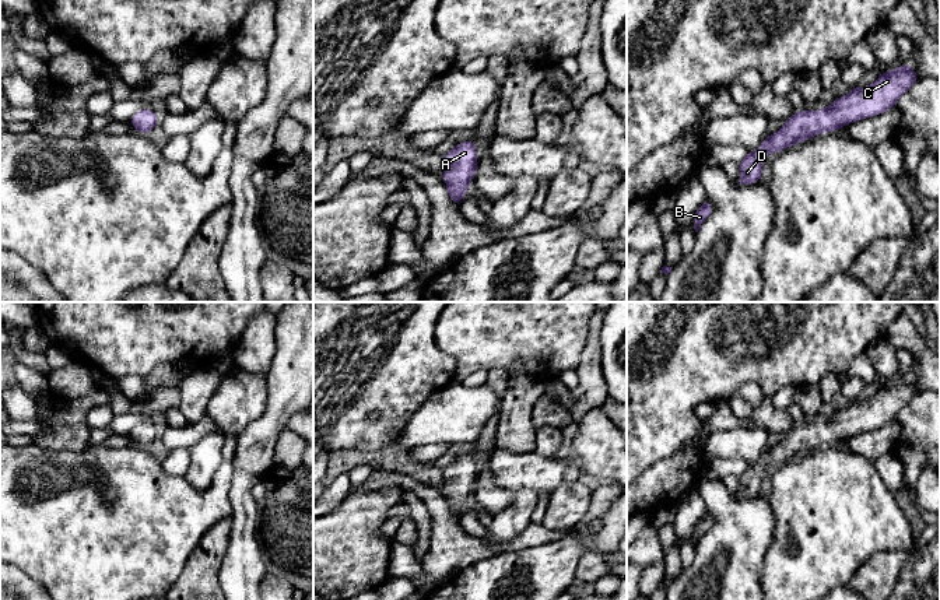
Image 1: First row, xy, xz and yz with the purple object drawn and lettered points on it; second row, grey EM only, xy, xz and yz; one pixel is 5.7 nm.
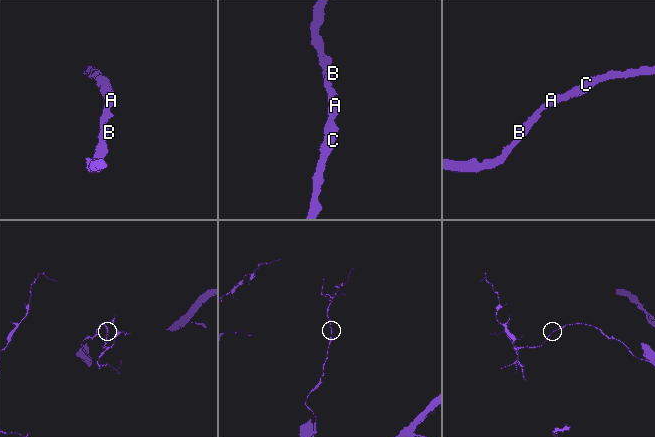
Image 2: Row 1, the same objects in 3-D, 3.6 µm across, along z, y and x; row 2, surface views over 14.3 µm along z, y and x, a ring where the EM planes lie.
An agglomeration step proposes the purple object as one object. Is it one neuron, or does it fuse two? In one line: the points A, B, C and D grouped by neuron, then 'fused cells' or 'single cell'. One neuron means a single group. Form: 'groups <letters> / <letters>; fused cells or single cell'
groups A B C D; single cell

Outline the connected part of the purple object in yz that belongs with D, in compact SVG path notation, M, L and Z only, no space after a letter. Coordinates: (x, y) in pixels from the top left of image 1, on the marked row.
M895 66L894 71L883 71L869 87L852 87L852 91L835 98L829 106L817 112L804 109L795 112L774 134L767 136L755 151L740 161L739 186L748 186L762 176L762 164L769 152L781 152L817 134L841 130L849 123L877 116L894 108L898 99L916 83L918 74L908 66Z

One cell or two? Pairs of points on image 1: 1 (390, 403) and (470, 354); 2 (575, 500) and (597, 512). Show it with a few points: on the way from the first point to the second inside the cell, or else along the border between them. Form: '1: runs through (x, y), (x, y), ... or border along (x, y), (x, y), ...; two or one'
1: border along (435, 336), (435, 344), (455, 361), (453, 381); two
2: border along (592, 491), (589, 509), (577, 523); two

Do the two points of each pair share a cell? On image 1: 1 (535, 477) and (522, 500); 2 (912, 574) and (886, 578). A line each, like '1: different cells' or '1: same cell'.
1: different cells
2: different cells

